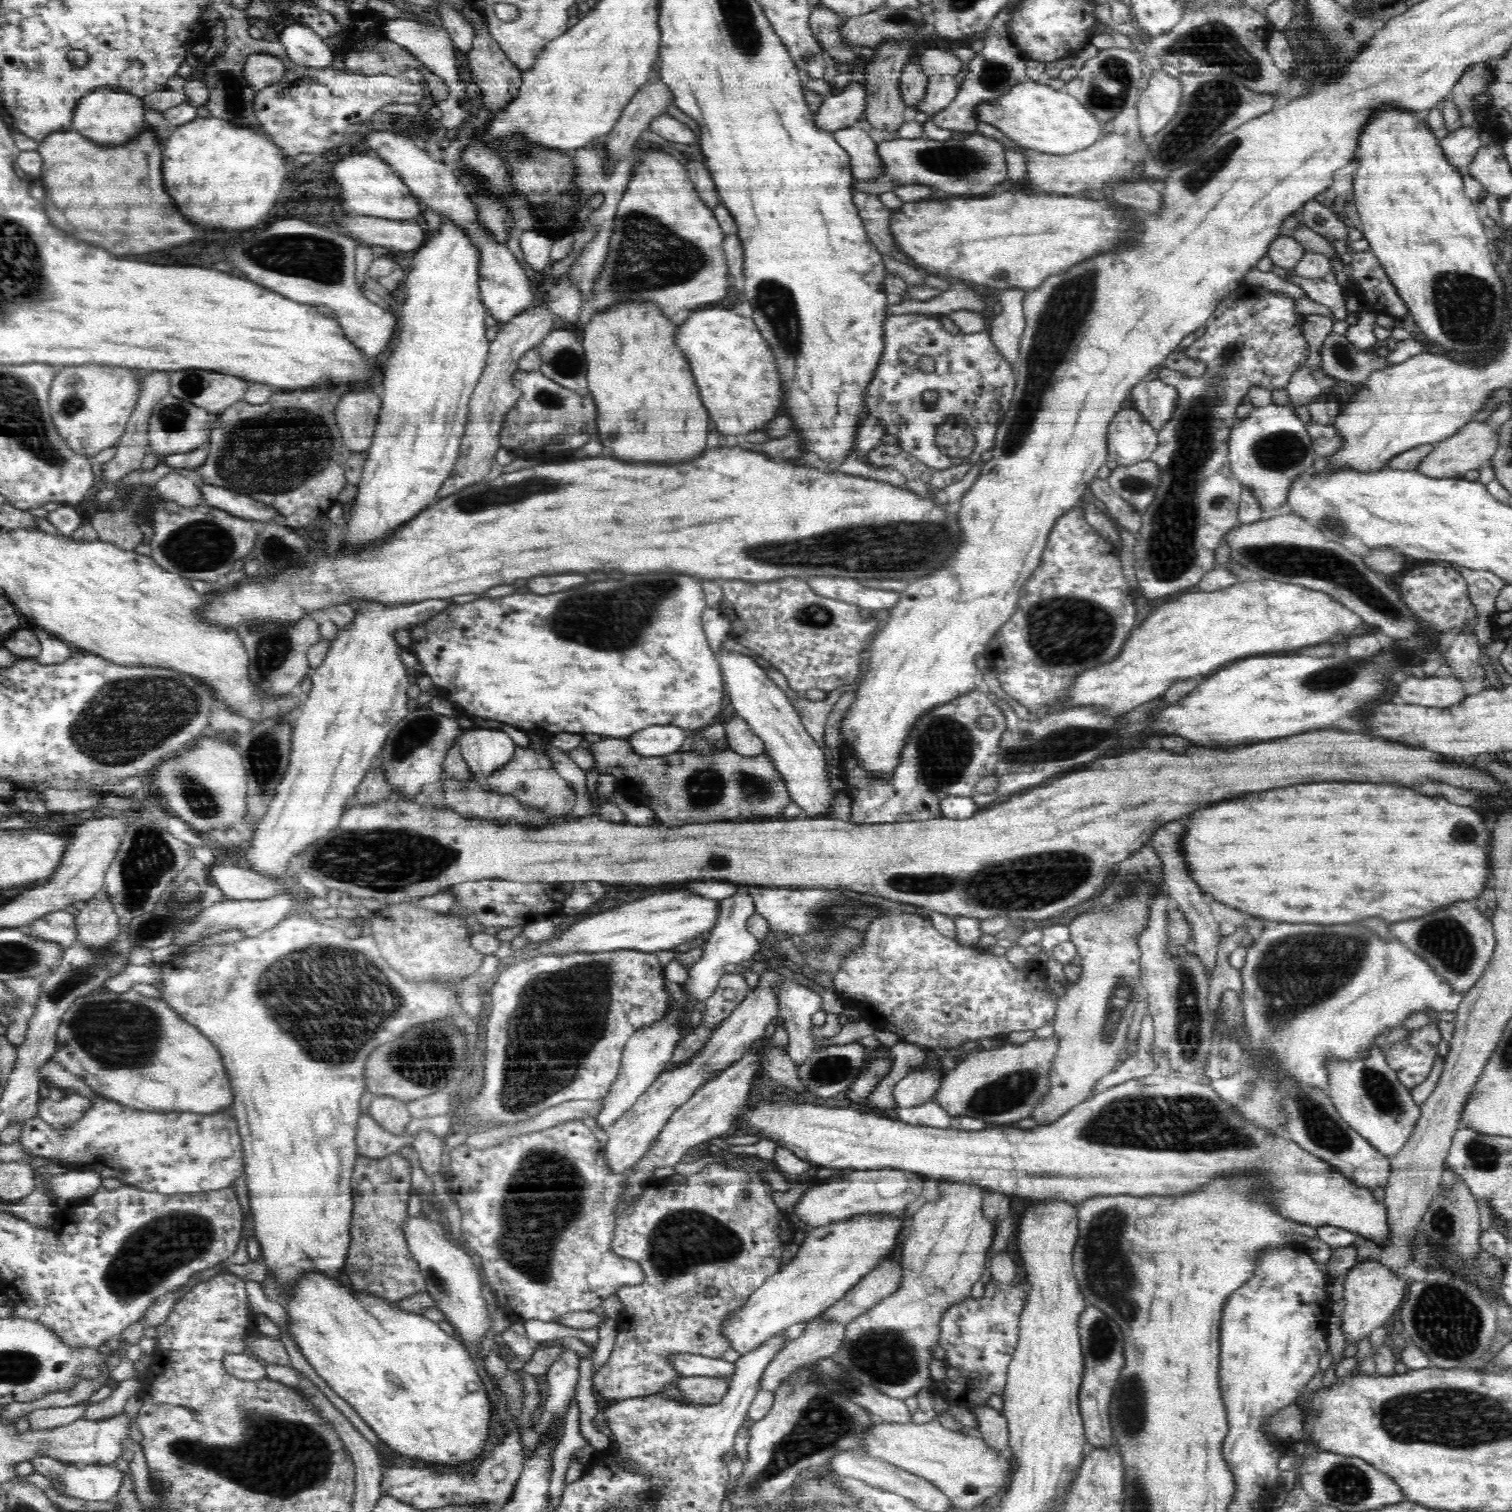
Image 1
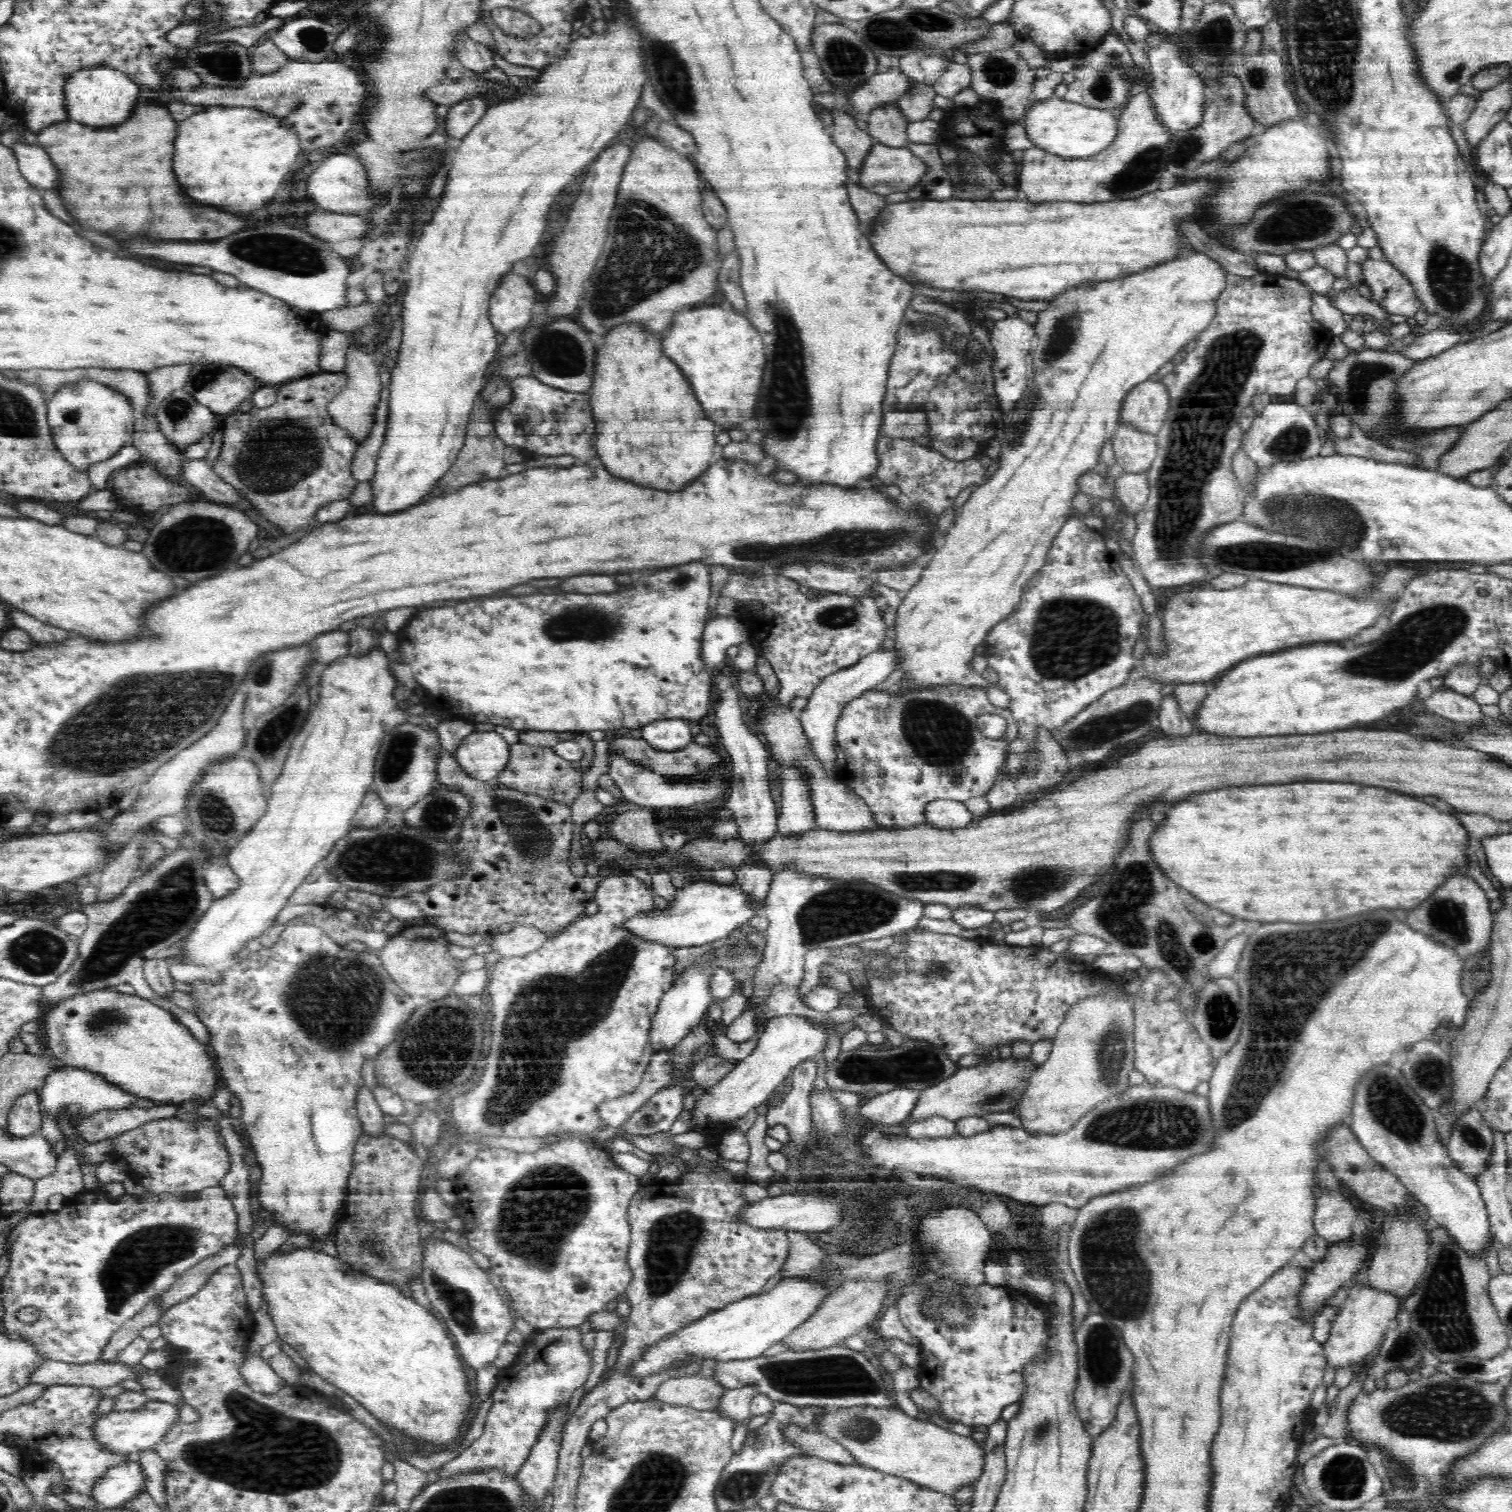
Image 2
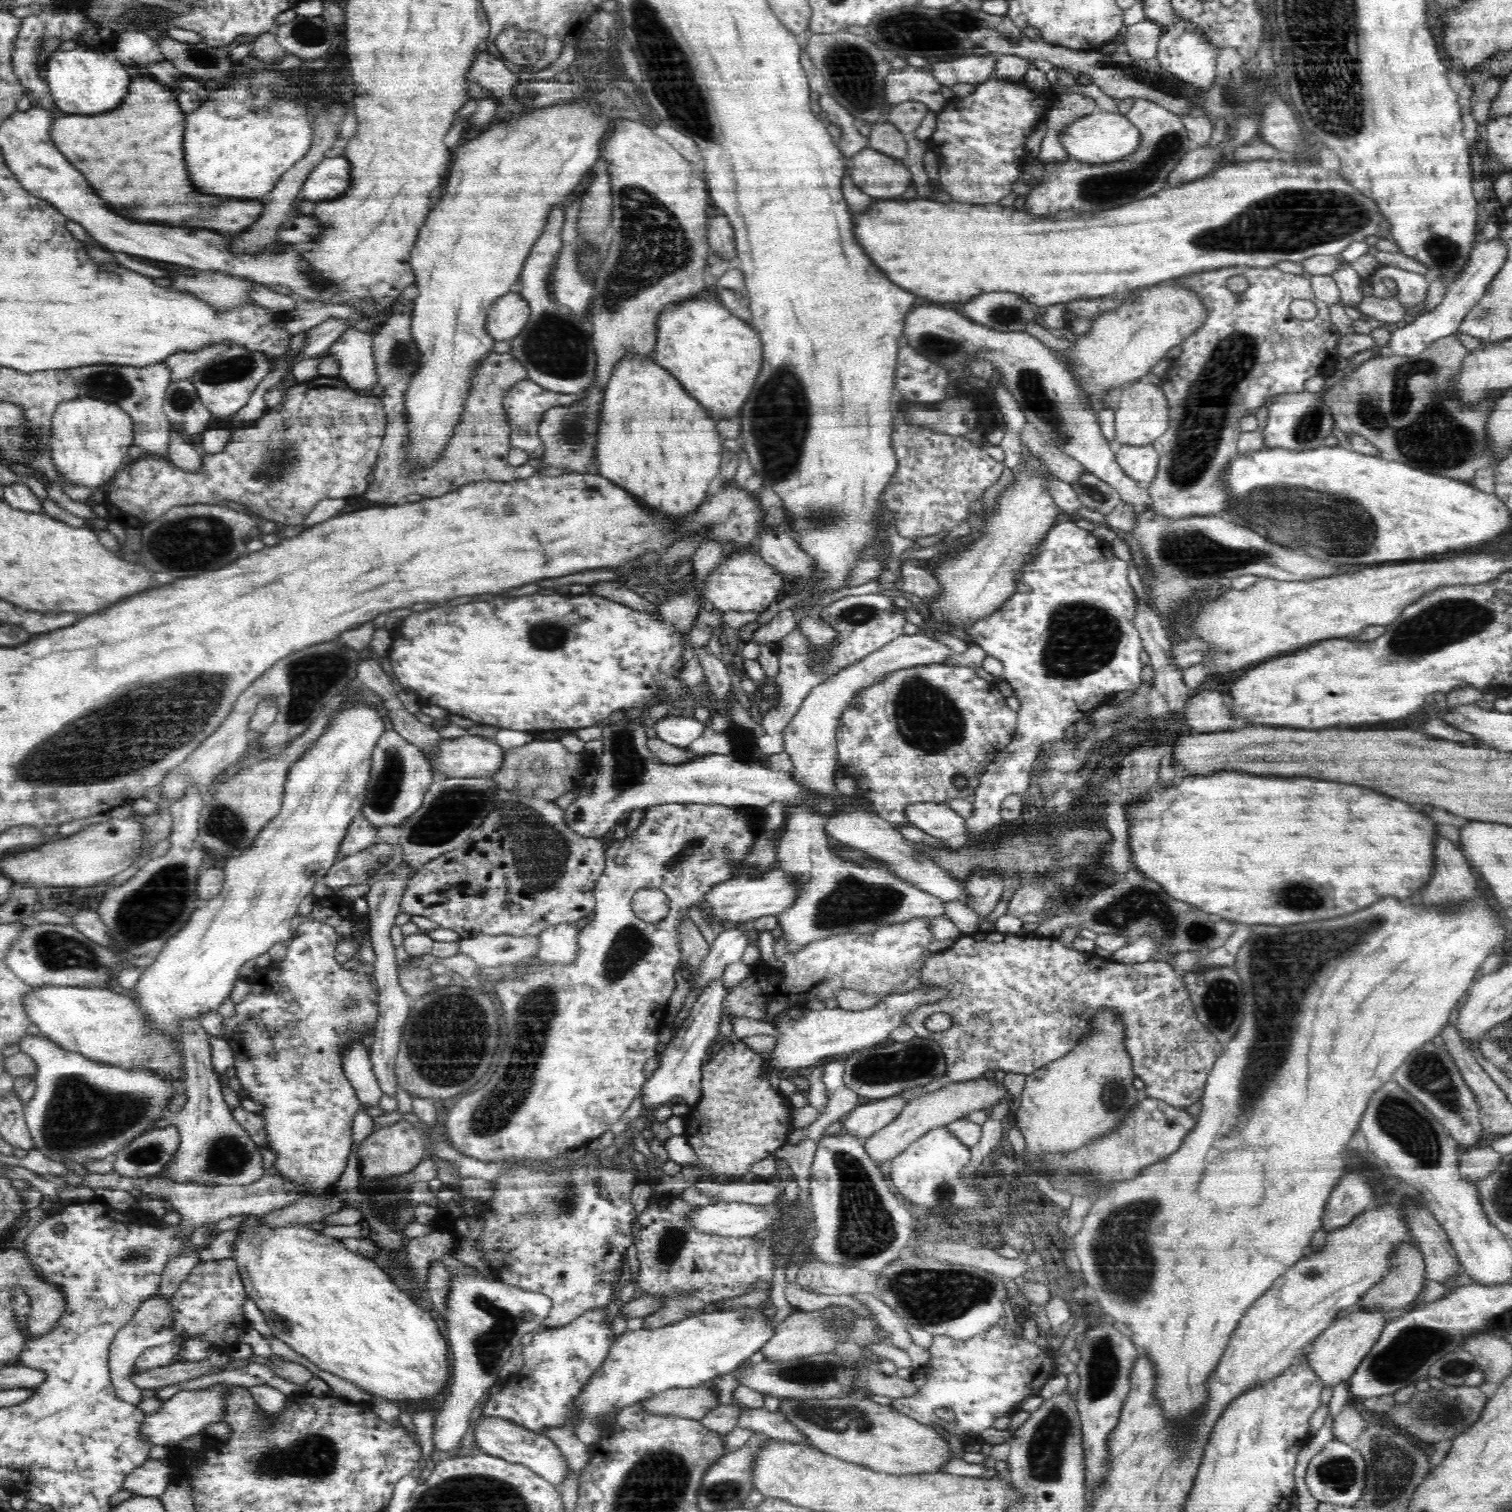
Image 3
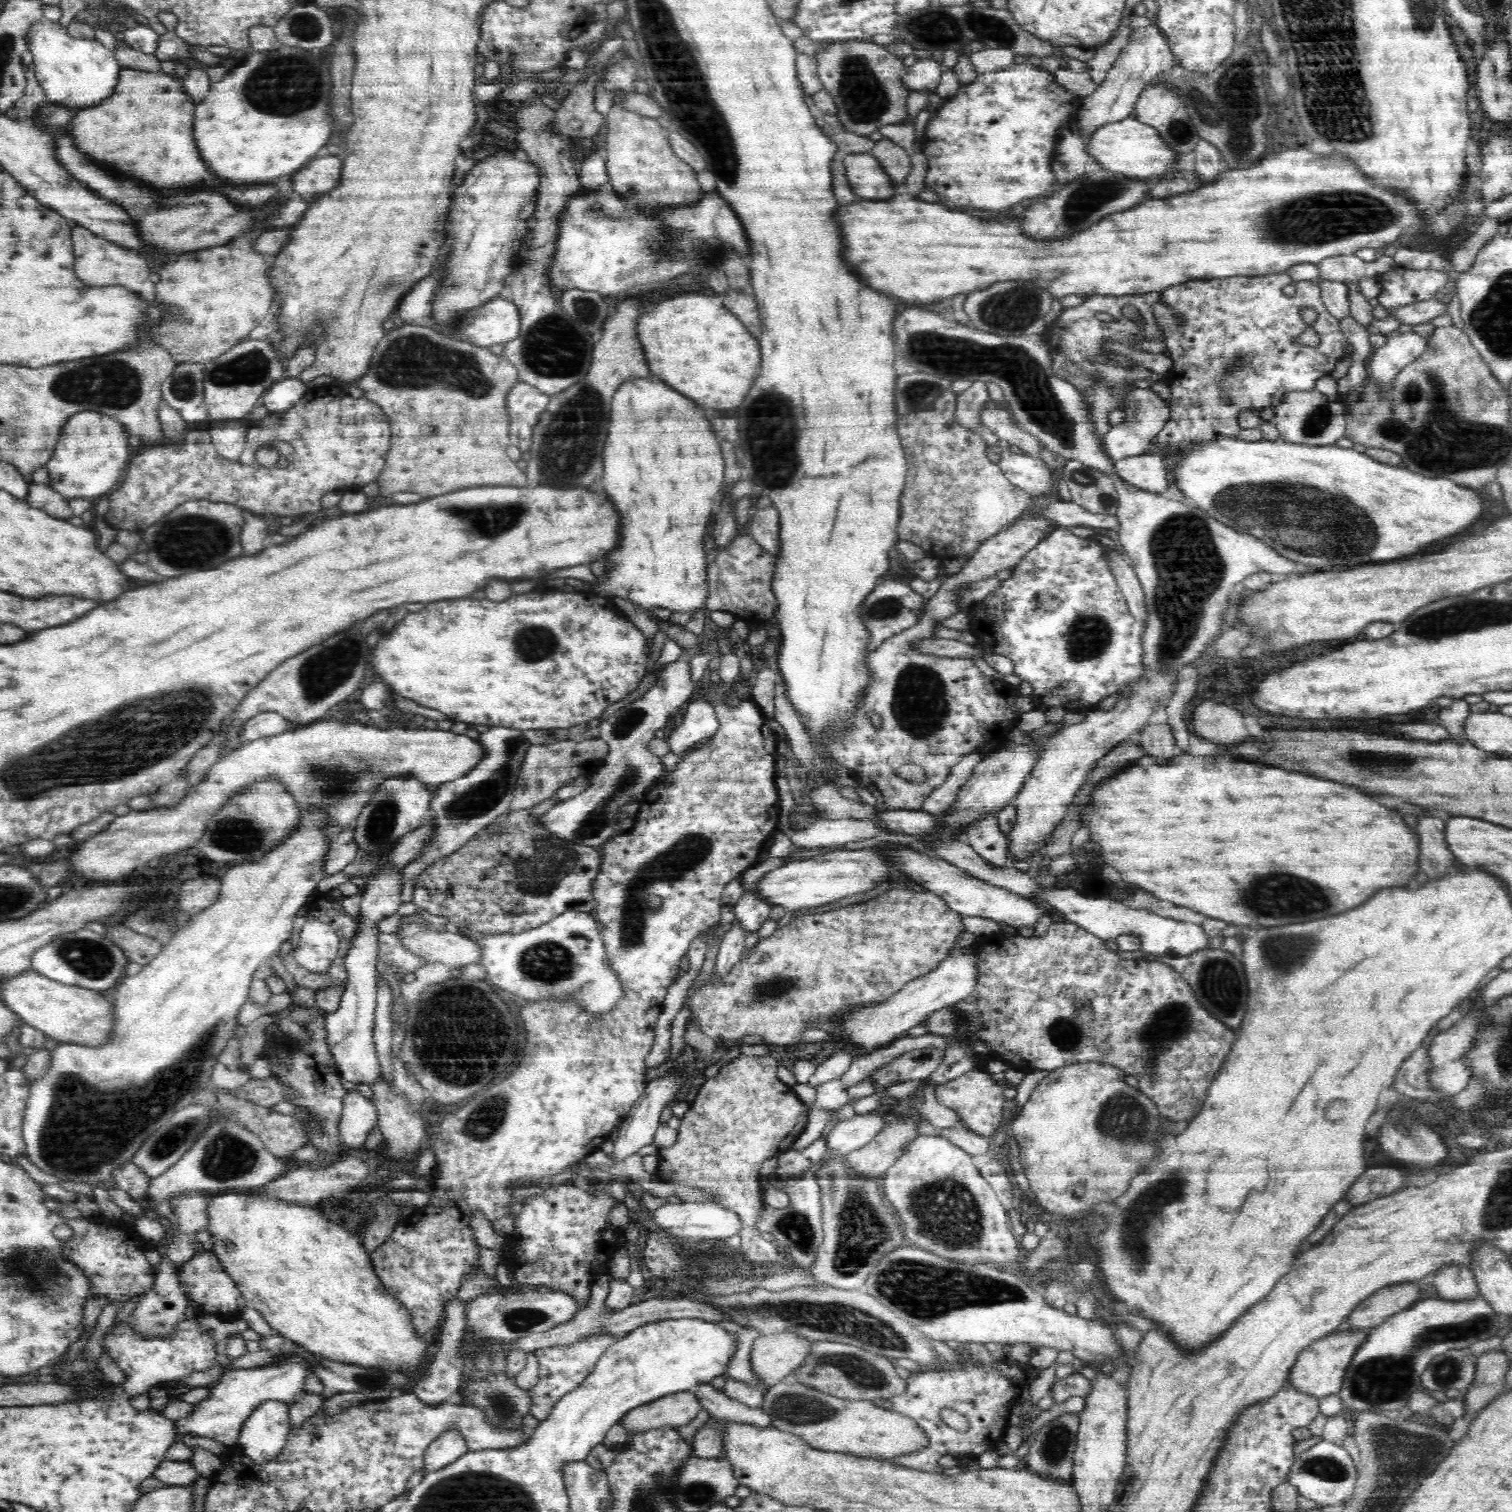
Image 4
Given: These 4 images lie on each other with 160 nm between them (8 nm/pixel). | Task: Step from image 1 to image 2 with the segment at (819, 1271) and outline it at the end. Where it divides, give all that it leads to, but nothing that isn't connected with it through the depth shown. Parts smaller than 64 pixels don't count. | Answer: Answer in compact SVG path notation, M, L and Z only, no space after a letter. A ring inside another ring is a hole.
M802 1276L785 1277L767 1293L727 1304L719 1311L699 1318L700 1324L687 1324L688 1328L680 1332L680 1336L672 1336L672 1340L660 1339L660 1344L656 1343L656 1348L652 1348L644 1360L636 1361L636 1368L632 1368L632 1372L636 1372L636 1376L652 1376L653 1373L664 1372L674 1364L680 1364L680 1360L689 1360L694 1356L702 1356L706 1360L712 1358L717 1363L762 1356L769 1346L781 1342L808 1320L828 1294L832 1292L826 1282Z

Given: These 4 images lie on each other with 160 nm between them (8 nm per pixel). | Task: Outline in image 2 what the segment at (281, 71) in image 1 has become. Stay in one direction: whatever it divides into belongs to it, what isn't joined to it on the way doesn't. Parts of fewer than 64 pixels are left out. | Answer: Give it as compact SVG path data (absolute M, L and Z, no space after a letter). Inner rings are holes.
M270 37L251 48L250 58L253 73L262 75L277 72L290 61L289 56L277 47Z

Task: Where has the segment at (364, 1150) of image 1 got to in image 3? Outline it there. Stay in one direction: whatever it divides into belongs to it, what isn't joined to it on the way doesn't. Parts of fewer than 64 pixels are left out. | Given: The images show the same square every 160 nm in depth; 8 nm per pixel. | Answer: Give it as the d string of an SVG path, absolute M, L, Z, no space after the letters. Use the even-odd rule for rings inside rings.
M362 1040L352 1043L351 1047L343 1052L343 1073L355 1088L362 1109L379 1106L380 1098L383 1096L378 1077L372 1071L370 1058L370 1051L366 1049Z

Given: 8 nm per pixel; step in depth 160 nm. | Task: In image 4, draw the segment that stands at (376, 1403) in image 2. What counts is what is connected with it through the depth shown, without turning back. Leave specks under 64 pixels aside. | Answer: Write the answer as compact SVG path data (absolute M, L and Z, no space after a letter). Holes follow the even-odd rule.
M226 1189L207 1204L206 1229L214 1237L210 1251L219 1257L224 1272L231 1276L247 1304L260 1312L274 1332L314 1356L376 1370L400 1368L416 1372L424 1362L426 1342L415 1333L408 1309L392 1298L379 1281L371 1257L358 1238L312 1206L258 1195L256 1189Z

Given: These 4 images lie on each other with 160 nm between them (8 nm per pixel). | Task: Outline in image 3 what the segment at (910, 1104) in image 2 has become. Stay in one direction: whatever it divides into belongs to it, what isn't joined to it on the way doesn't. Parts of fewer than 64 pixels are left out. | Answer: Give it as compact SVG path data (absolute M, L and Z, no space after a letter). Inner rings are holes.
M899 1096L886 1099L863 1101L838 1124L847 1130L850 1136L867 1139L887 1124L890 1124L908 1102Z

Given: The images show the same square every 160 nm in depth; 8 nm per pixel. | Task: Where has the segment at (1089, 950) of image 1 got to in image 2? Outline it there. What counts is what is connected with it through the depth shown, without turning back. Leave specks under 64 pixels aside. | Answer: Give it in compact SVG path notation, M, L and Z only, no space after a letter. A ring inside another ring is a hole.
M1104 994L1084 998L1068 1008L1064 1023L1060 1026L1048 1059L1032 1073L1028 1088L1018 1104L1018 1117L1026 1132L1057 1134L1072 1128L1080 1116L1096 1108L1110 1097L1119 1096L1128 1088L1128 1076L1134 1069L1134 1002L1130 1004L1116 994Z

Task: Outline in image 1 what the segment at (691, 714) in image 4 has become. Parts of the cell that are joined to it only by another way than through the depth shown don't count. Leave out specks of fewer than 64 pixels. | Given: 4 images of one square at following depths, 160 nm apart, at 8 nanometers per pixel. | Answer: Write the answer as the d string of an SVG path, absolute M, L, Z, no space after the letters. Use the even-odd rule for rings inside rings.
M652 726L630 736L633 752L645 758L674 754L686 740L685 730L676 726Z

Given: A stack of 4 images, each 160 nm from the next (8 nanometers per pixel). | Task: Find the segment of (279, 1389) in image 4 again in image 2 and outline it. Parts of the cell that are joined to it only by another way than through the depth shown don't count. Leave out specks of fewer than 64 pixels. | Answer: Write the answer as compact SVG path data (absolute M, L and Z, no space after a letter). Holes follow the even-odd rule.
M148 1401L138 1410L112 1411L93 1421L94 1439L102 1448L113 1455L127 1456L130 1453L154 1449L165 1438L168 1428L172 1428L174 1420L180 1418L180 1408L172 1403Z

